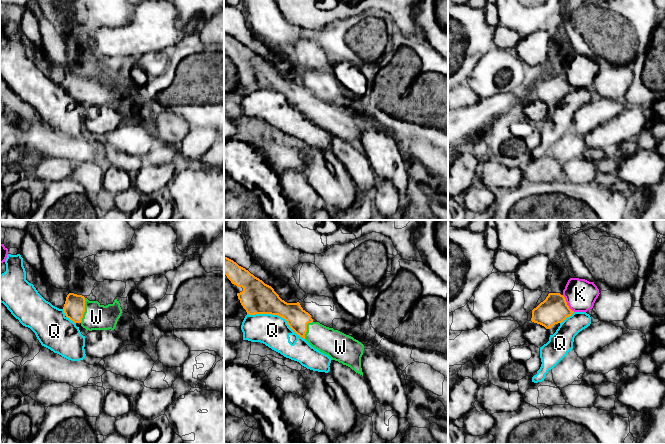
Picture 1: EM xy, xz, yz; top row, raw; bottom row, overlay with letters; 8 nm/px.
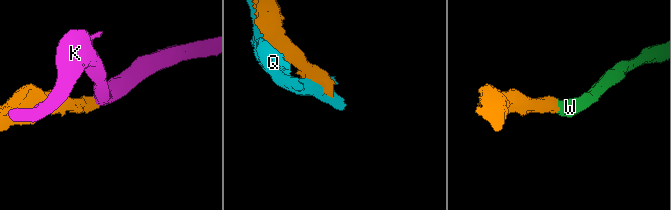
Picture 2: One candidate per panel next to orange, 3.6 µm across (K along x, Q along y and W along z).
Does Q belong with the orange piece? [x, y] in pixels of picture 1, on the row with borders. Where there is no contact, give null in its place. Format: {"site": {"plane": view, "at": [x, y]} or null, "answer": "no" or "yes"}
{"site": {"plane": "xz", "at": [277, 314]}, "answer": "no"}

